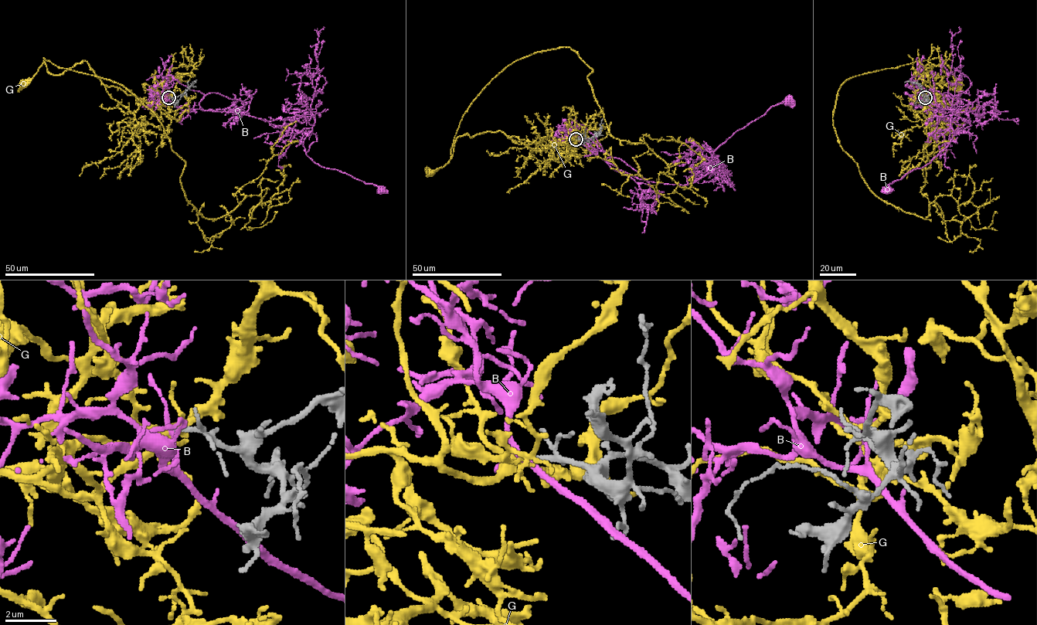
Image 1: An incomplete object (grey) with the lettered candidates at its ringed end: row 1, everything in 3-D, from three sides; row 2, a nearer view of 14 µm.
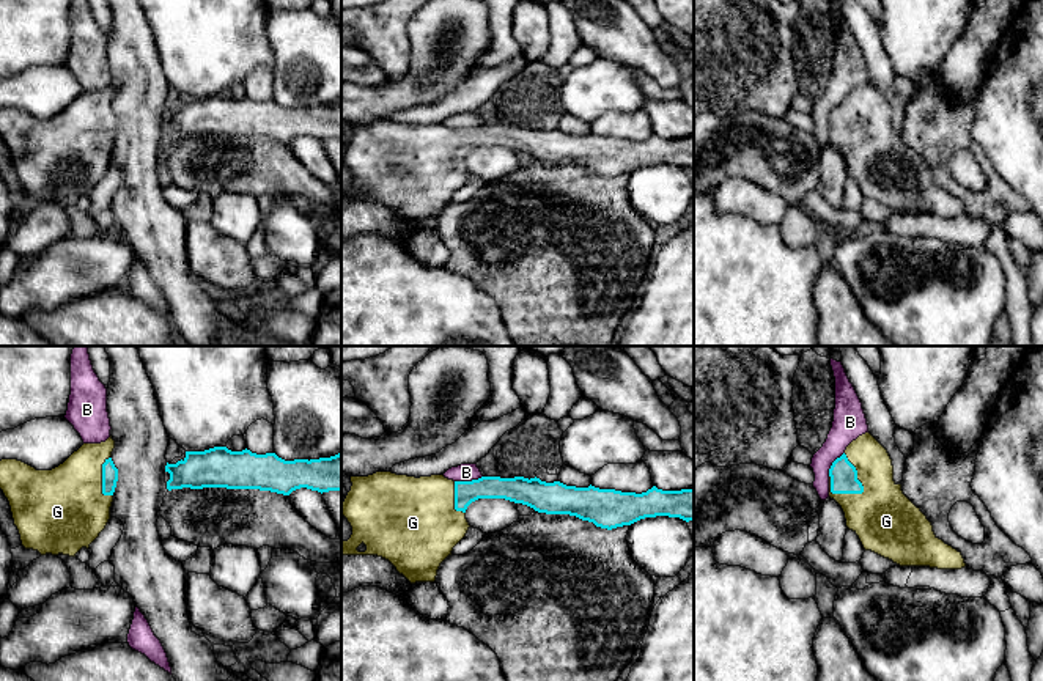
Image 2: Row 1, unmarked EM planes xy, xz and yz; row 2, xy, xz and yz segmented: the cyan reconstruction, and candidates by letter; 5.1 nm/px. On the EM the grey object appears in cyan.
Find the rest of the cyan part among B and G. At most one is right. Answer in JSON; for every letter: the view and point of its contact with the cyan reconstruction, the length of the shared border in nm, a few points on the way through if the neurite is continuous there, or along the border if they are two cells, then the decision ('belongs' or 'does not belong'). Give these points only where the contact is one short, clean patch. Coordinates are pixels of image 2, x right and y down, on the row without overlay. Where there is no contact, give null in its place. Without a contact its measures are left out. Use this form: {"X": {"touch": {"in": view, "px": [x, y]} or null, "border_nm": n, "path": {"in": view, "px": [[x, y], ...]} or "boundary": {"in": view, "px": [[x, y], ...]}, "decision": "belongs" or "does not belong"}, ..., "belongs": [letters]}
{"B": {"touch": {"in": "xz", "px": [468, 129]}, "border_nm": 150, "boundary": {"in": "xz", "px": [[482, 123], [472, 128], [455, 129]]}, "decision": "does not belong"}, "G": {"touch": {"in": "yz", "px": [856, 121]}, "border_nm": 240, "path": {"in": "yz", "px": [[843, 125], [856, 121], [873, 154], [881, 162]]}, "decision": "belongs"}, "belongs": ["G"]}

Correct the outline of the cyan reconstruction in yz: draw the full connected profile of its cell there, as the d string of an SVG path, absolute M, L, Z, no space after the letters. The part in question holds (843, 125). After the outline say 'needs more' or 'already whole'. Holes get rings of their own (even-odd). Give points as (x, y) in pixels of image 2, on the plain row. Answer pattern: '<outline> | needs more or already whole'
M865 80L853 88L829 116L829 145L843 157L846 175L853 178L865 198L872 198L900 214L930 214L961 217L961 200L939 187L931 170L894 129L894 113L887 98Z | needs more

